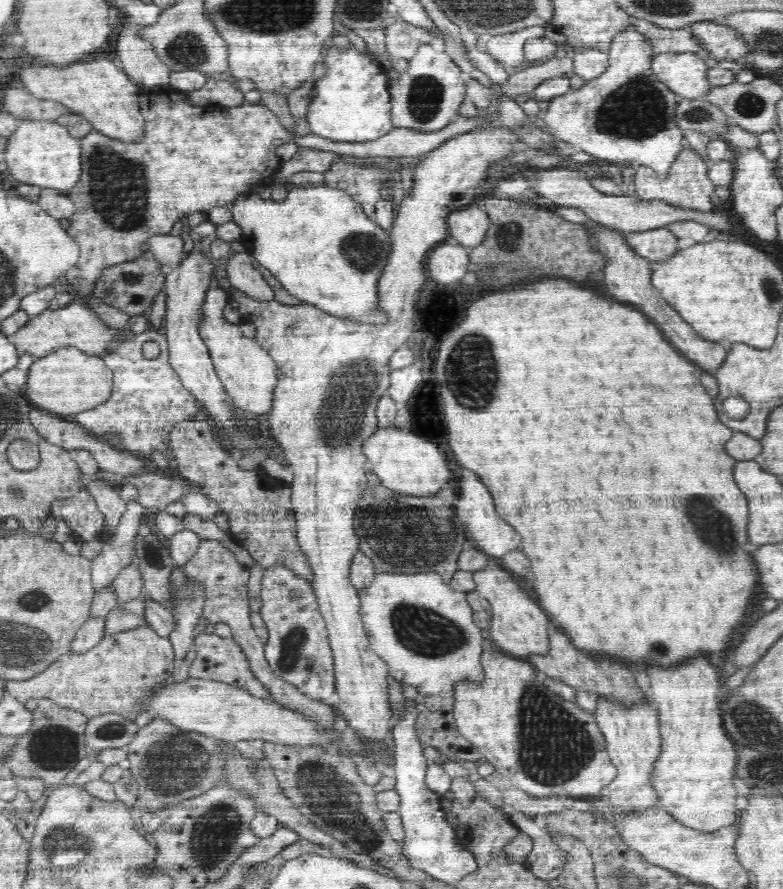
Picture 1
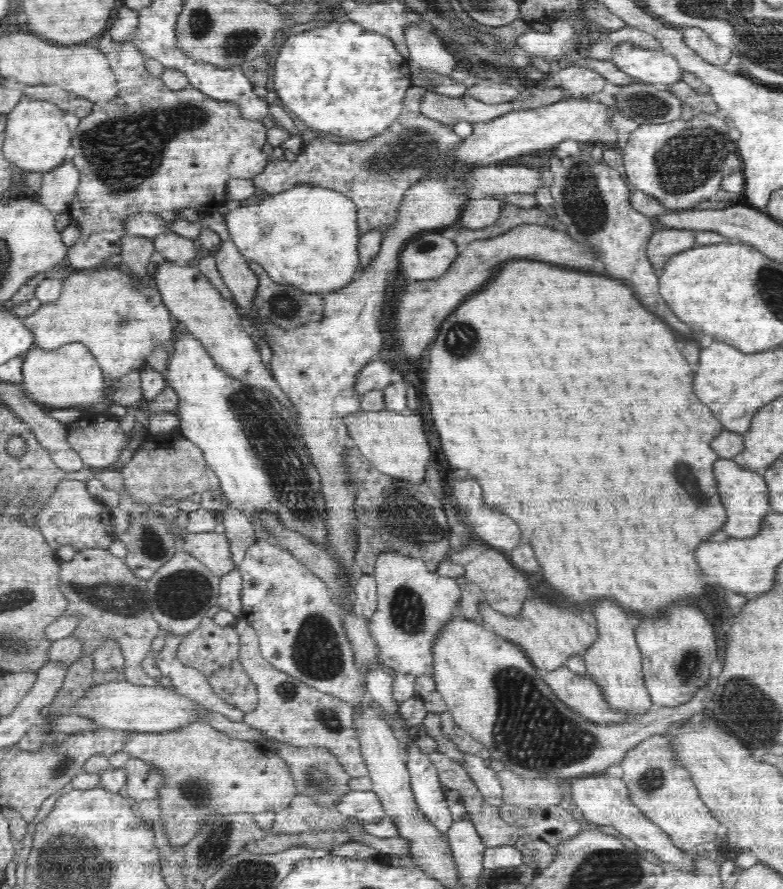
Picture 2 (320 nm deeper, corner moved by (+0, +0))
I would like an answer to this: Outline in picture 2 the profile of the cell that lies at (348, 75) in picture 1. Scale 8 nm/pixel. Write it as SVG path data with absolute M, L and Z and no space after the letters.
M331 22L285 40L274 62L272 82L284 107L292 110L306 128L363 141L380 136L400 116L404 97L412 87L408 65L408 61L397 52L388 36L365 30L356 22Z

